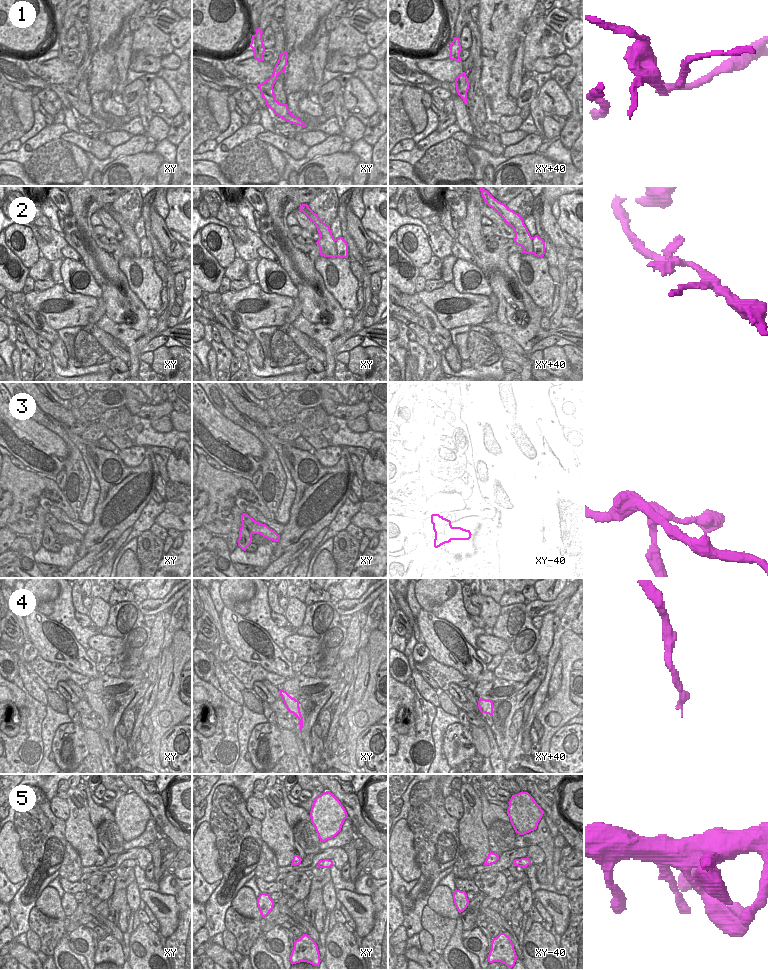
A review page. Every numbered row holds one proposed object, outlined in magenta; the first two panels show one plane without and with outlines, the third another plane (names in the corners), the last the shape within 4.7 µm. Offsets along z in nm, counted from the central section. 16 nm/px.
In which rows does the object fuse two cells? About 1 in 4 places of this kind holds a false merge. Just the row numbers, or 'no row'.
1, 2, 3

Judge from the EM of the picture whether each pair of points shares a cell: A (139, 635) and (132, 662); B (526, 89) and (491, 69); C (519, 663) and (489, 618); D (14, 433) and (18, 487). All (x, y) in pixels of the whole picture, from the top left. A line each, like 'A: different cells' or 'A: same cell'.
A: same cell
B: different cells
C: different cells
D: different cells

